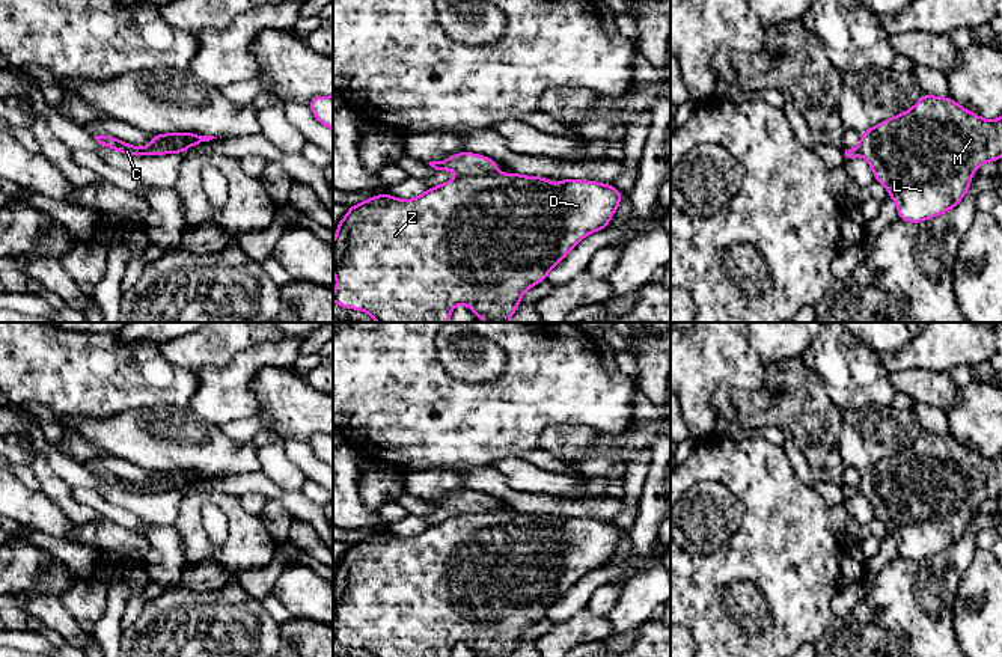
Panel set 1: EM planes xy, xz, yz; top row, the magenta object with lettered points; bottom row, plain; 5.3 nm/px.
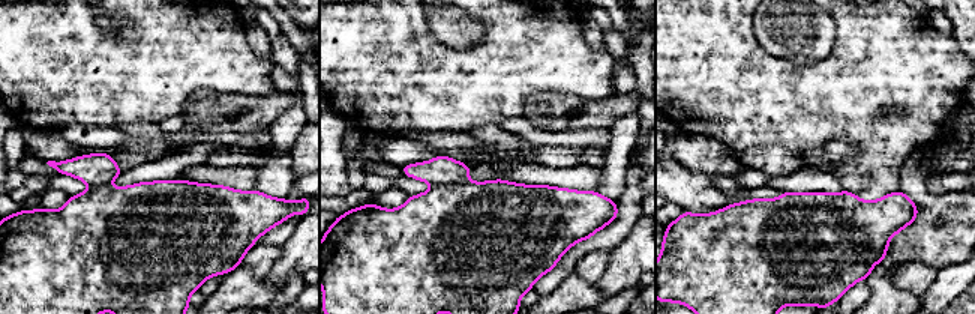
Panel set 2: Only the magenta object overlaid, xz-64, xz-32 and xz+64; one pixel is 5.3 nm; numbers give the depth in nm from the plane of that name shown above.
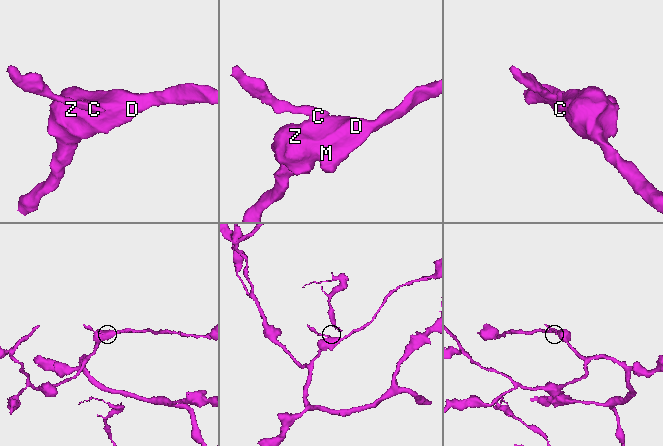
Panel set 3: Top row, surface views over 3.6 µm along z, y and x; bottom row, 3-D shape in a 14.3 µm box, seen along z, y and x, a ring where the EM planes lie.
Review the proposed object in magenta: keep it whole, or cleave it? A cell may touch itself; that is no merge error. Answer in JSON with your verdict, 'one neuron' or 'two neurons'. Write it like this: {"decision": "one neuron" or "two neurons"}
{"decision": "two neurons"}

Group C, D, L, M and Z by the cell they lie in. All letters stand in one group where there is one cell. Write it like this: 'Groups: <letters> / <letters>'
Groups: C / D L M Z

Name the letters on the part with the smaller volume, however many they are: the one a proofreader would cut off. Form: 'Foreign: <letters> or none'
Foreign: C

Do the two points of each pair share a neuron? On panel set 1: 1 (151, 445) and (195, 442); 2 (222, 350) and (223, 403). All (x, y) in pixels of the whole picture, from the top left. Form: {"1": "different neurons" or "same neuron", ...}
{"1": "same neuron", "2": "different neurons"}

